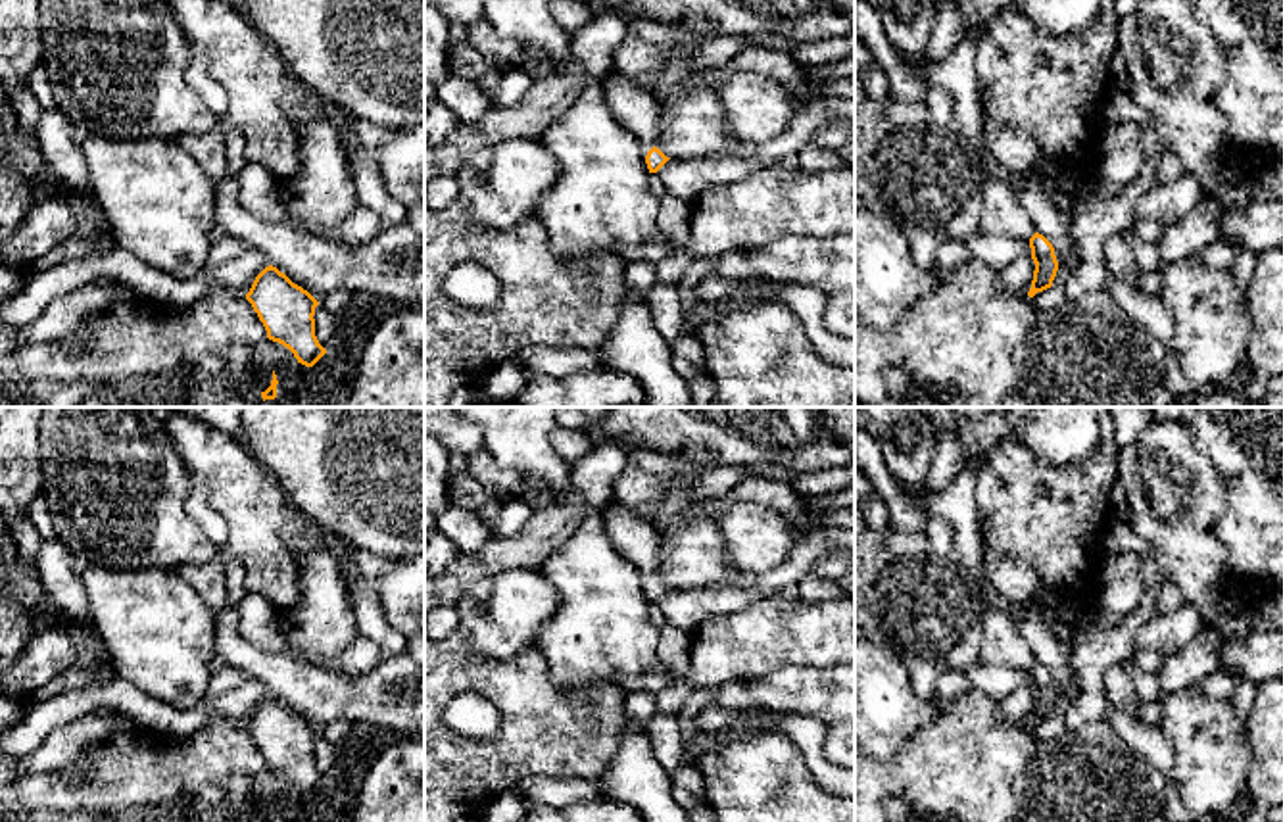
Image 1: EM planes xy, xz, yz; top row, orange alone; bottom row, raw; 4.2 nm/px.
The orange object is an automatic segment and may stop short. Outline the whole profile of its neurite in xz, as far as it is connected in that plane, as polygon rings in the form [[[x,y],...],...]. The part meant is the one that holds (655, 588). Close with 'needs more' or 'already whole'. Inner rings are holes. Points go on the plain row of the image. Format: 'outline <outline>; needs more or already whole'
outline [[[611,501],[601,515],[613,545],[642,570],[647,584],[647,599],[649,603],[657,603],[670,590],[655,576],[659,565],[657,526],[638,519],[630,509],[617,501]]]; needs more

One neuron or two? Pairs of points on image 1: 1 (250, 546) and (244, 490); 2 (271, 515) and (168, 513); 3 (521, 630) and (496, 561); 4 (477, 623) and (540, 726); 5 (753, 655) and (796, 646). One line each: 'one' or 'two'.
1: one
2: two
3: two
4: two
5: one

